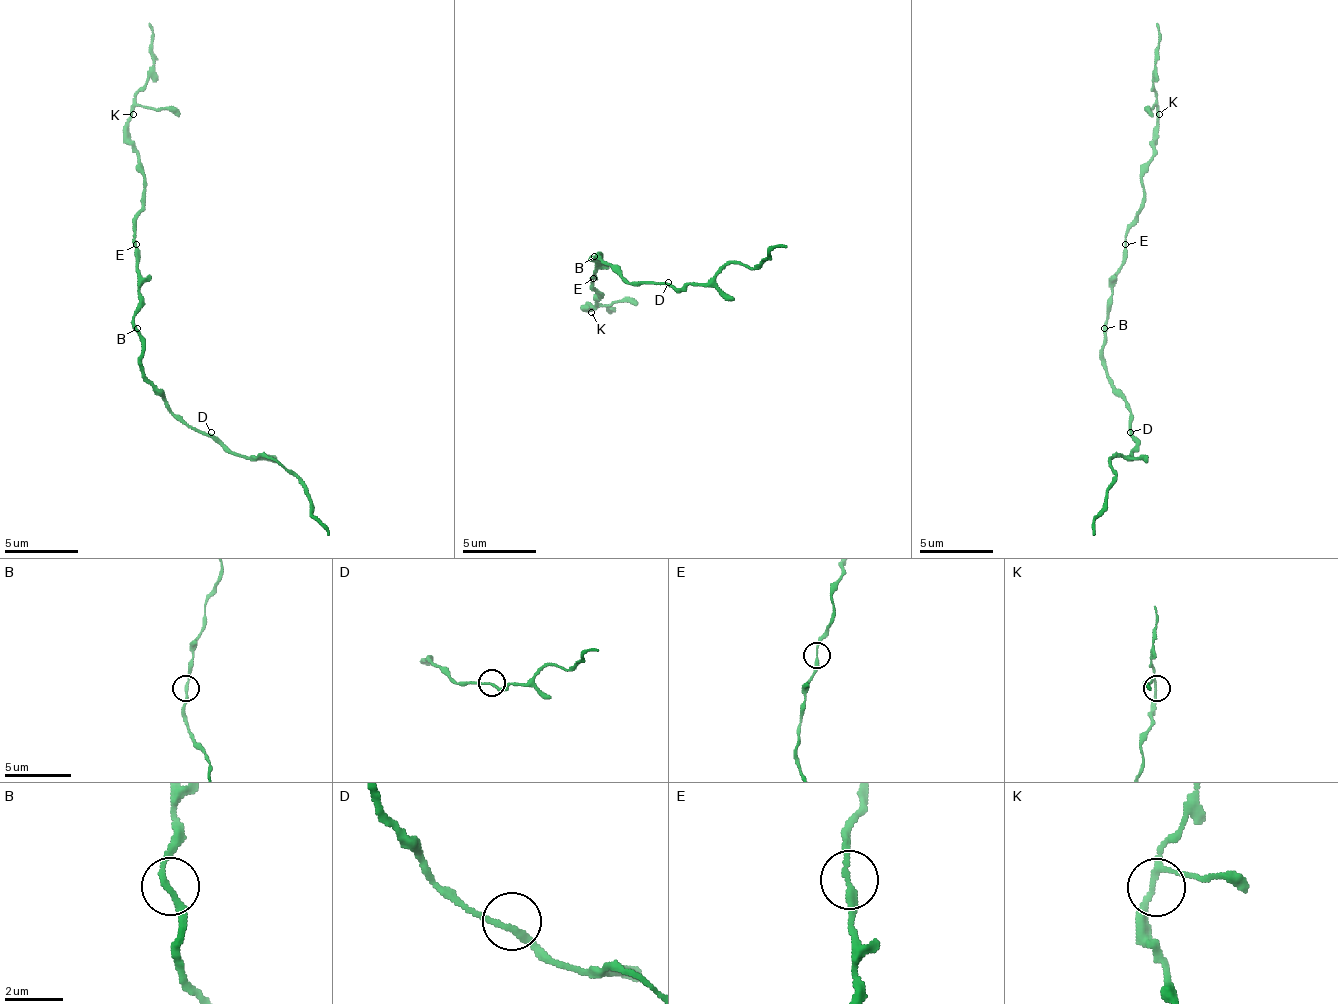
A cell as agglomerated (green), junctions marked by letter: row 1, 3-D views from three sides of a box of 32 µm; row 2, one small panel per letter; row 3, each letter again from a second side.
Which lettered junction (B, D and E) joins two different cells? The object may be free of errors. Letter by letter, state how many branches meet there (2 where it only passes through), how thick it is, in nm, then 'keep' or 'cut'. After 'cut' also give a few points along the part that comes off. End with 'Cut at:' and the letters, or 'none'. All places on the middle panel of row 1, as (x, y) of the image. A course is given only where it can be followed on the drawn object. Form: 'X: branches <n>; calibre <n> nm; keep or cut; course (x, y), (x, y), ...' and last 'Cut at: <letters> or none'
B: branches 2; calibre 200 nm; keep
D: branches 2; calibre 200 nm; keep
E: branches 2; calibre 200 nm; keep
Cut at: none

